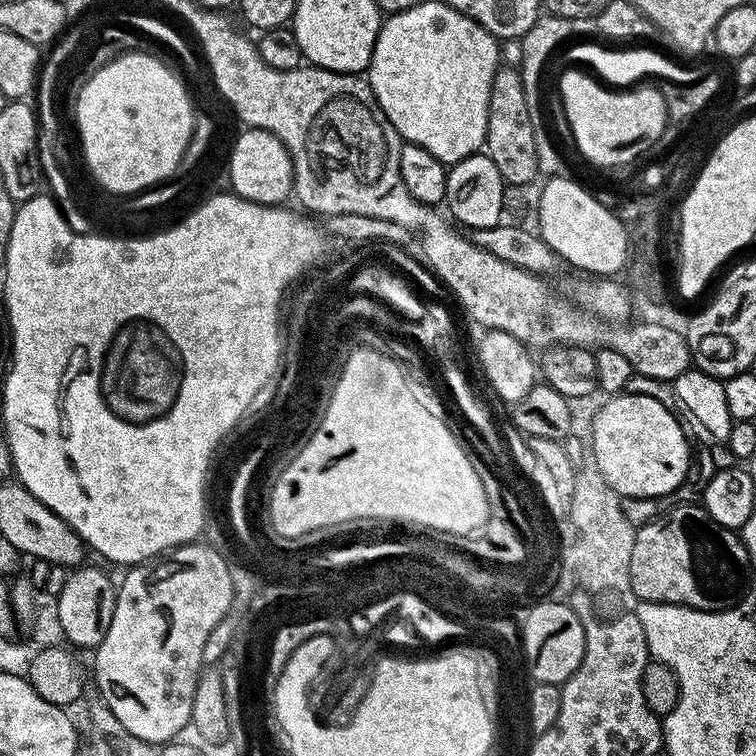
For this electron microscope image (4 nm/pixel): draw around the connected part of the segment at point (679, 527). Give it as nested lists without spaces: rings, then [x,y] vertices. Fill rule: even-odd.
[[[699,503],[680,504],[665,516],[636,528],[634,546],[630,550],[631,595],[637,601],[655,604],[676,604],[680,608],[696,608],[699,612],[727,612],[737,607],[748,592],[748,579],[754,562],[743,539],[735,531],[714,522]]]

